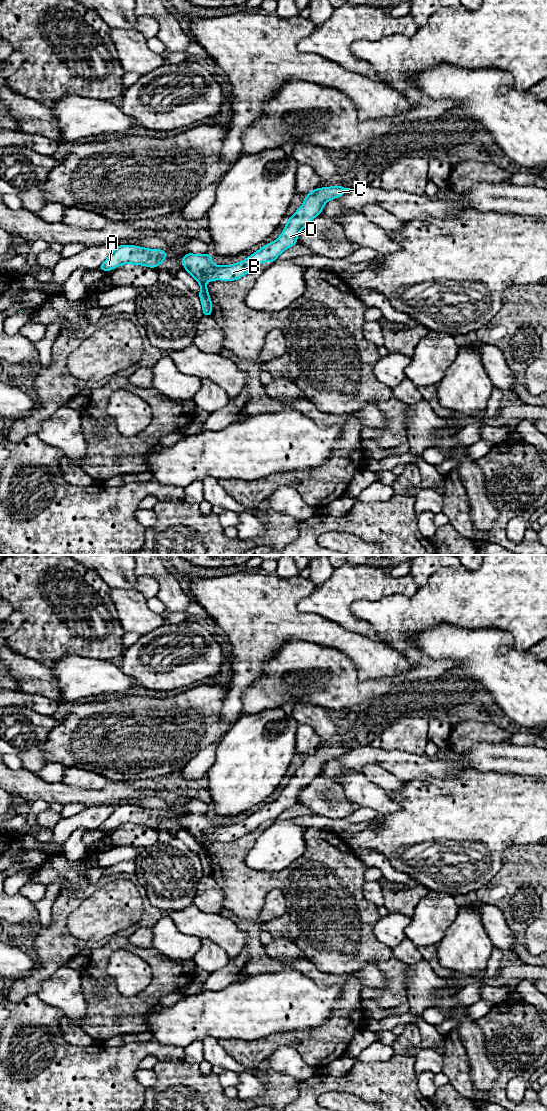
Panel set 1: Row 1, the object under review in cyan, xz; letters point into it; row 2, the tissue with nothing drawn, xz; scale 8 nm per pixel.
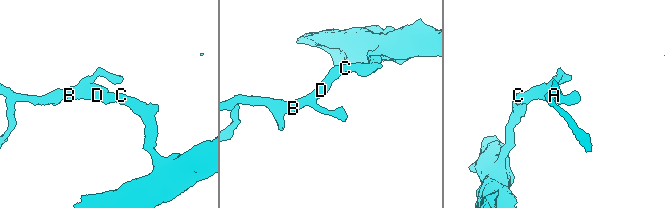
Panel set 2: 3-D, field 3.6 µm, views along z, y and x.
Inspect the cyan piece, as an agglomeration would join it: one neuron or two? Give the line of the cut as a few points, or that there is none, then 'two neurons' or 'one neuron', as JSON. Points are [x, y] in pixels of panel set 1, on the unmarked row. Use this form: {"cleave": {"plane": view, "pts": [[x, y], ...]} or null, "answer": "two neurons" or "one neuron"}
{"cleave": null, "answer": "one neuron"}

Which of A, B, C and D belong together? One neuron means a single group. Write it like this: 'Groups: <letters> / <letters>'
Groups: A B C D

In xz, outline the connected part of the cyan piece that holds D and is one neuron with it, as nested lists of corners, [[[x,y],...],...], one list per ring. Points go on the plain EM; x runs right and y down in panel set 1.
[[[331,746],[316,748],[305,756],[303,764],[295,774],[287,780],[280,796],[273,802],[248,816],[246,819],[232,825],[214,825],[211,814],[187,813],[181,824],[185,830],[199,843],[202,871],[205,876],[212,876],[212,861],[207,849],[207,841],[235,841],[253,831],[267,821],[274,822],[286,809],[297,804],[300,791],[320,775],[324,765],[332,759],[341,757],[350,748]]]

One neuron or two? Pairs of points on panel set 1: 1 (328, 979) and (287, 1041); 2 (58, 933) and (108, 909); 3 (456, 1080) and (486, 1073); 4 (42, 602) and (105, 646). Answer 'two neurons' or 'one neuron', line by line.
1: one neuron
2: two neurons
3: two neurons
4: one neuron

